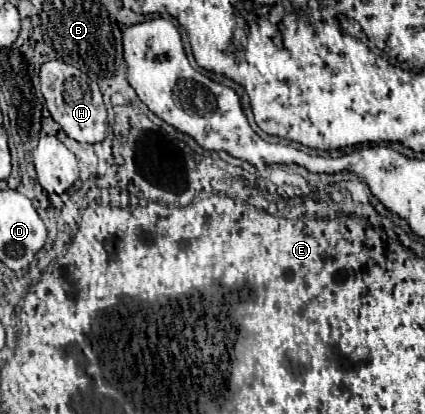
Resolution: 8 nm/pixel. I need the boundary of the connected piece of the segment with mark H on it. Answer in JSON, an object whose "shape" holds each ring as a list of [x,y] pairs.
{"shape":[[[47,61],[41,65],[41,93],[45,97],[45,105],[51,113],[51,117],[61,125],[61,129],[75,141],[79,143],[99,143],[105,139],[105,119],[107,119],[107,111],[103,105],[103,97],[101,91],[95,83],[87,83],[85,75],[73,67],[67,65],[63,61]]]}

